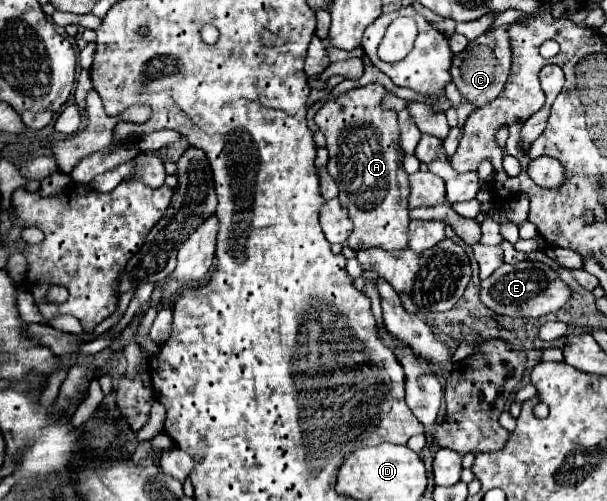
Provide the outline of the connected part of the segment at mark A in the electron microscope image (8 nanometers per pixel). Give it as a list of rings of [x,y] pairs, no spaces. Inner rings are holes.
[[[366,85],[342,93],[330,99],[314,117],[314,123],[326,137],[326,147],[330,153],[328,173],[336,181],[340,193],[340,205],[348,209],[348,217],[354,229],[348,237],[348,247],[370,249],[382,247],[388,251],[406,249],[406,229],[408,217],[408,175],[402,169],[404,153],[398,145],[398,123],[394,111],[382,109],[384,87]]]

